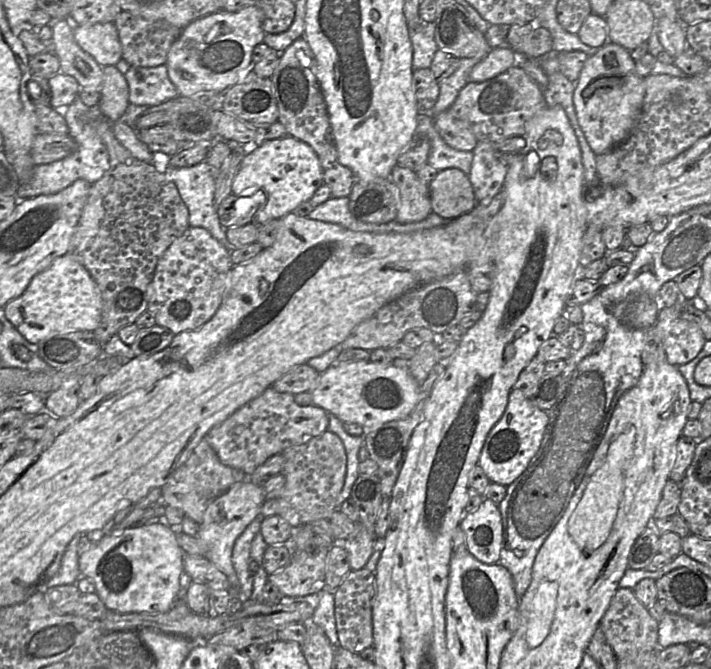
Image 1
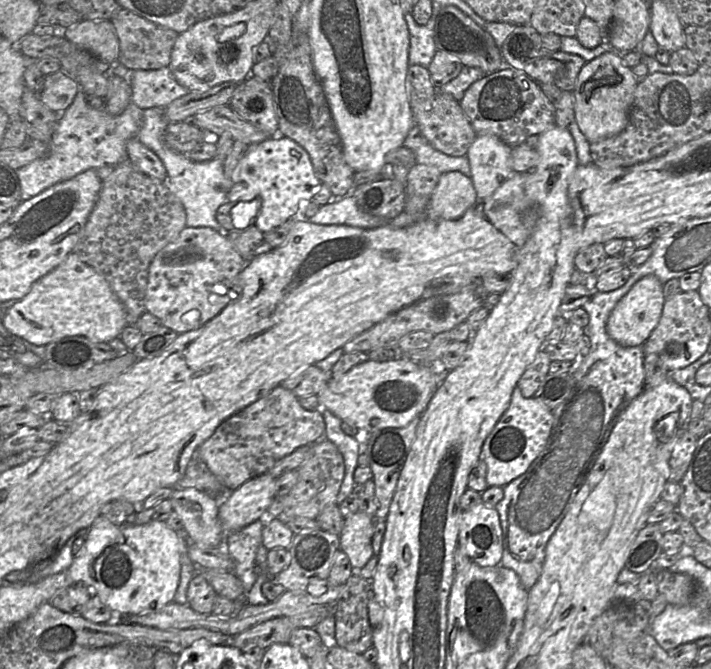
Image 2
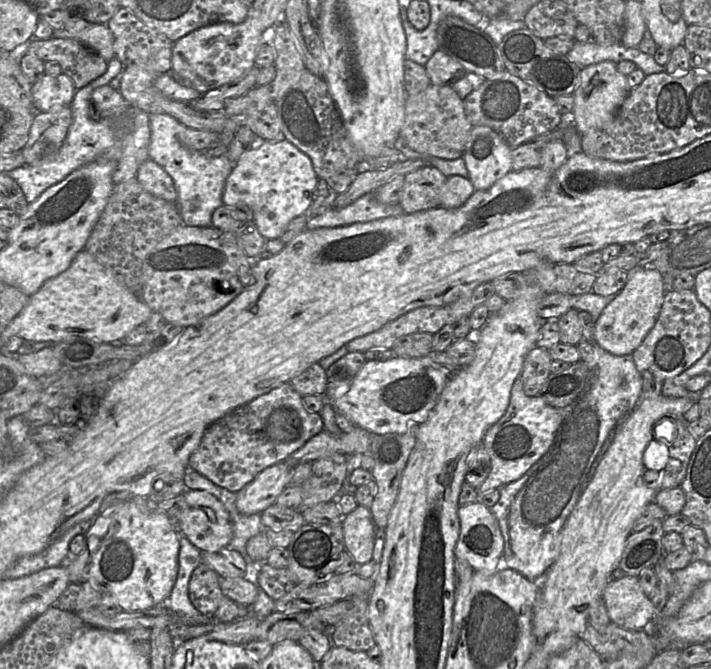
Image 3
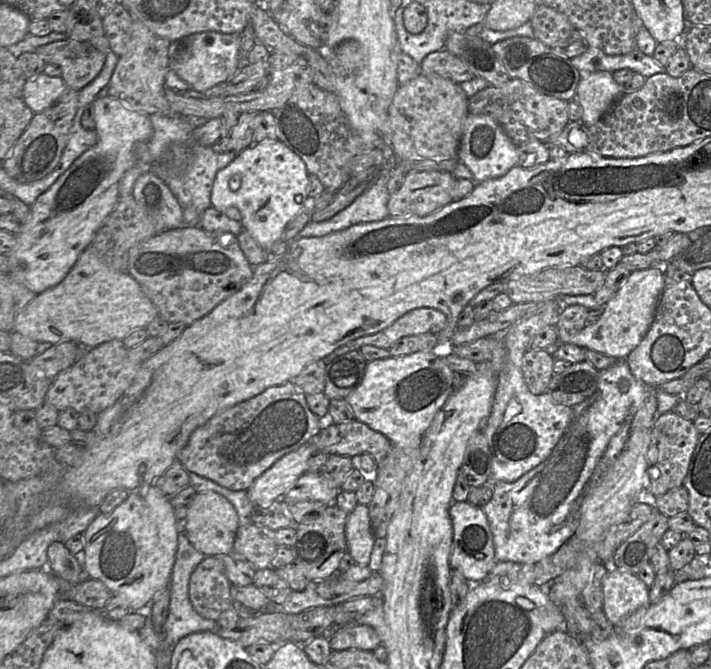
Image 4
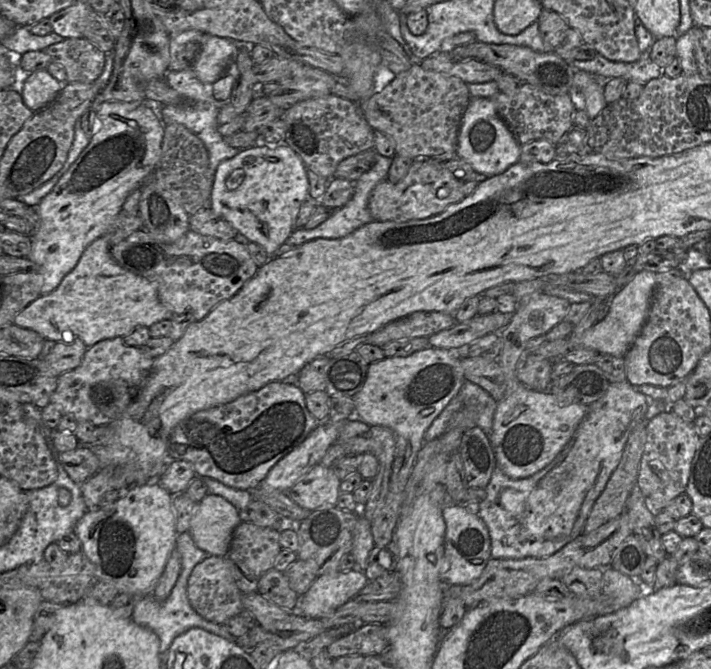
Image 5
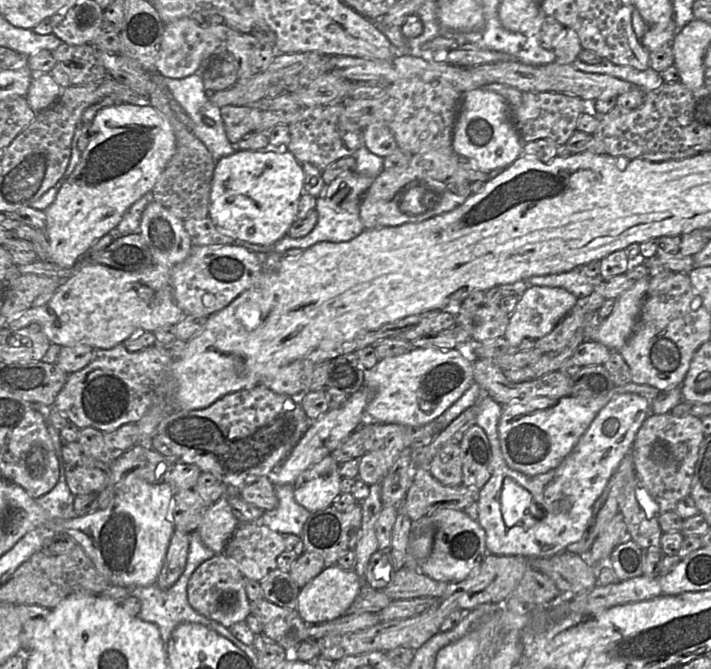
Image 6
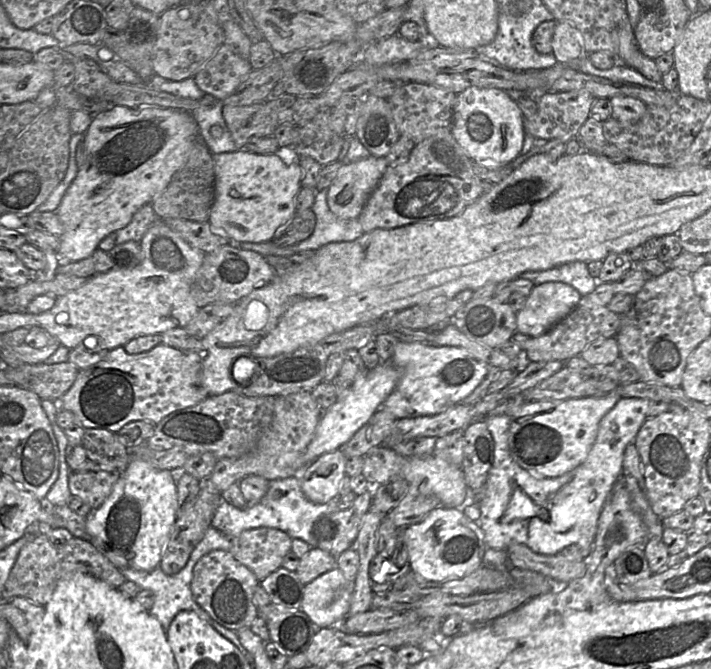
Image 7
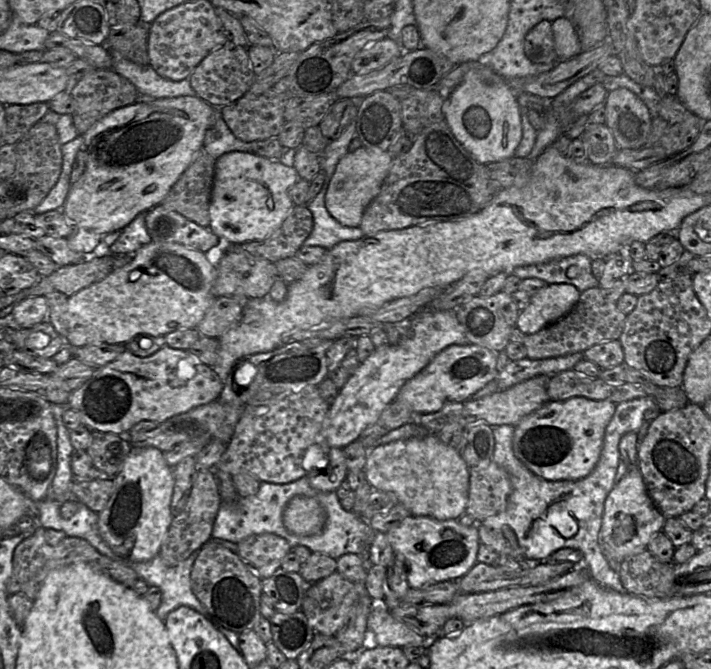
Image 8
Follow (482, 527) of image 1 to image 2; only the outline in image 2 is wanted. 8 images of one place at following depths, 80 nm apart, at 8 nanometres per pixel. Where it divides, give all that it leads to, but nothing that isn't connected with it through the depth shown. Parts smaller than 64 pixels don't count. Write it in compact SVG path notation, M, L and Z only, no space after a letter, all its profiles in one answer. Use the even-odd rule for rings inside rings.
M482 502L468 510L462 510L458 545L471 562L481 567L501 564L503 534L496 508Z

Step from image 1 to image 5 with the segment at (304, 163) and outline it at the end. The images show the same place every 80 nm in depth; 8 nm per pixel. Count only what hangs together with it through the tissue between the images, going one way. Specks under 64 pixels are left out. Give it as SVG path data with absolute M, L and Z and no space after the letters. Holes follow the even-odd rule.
M286 143L256 145L241 149L233 158L223 160L217 167L211 192L211 210L232 224L250 242L262 246L274 258L278 248L295 230L301 205L309 197L307 168L300 156Z

